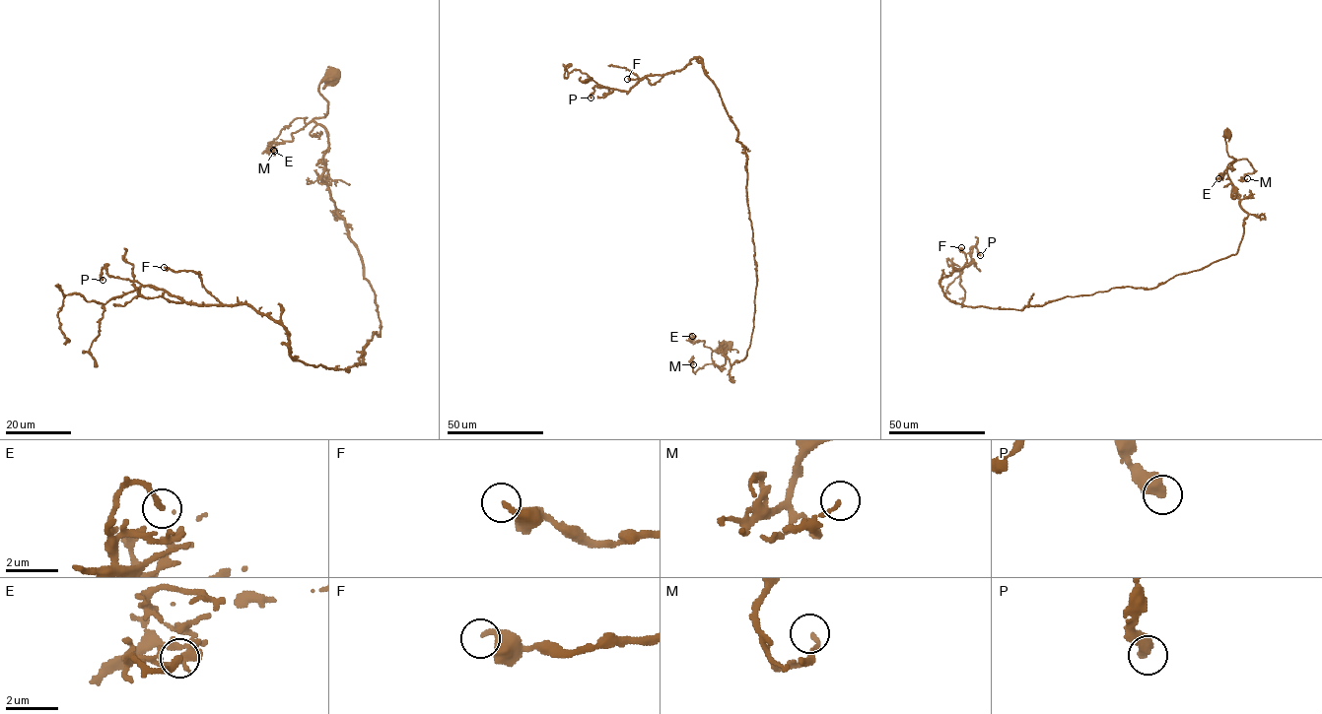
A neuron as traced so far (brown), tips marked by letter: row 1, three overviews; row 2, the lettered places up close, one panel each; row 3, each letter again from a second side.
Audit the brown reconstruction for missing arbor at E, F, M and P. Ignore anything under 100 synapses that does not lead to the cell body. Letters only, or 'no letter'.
no letter

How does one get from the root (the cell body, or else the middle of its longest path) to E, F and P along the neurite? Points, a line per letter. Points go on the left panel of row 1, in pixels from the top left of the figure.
E: (331, 76), (318, 89), (327, 102), (325, 115), (293, 132), (291, 141), (270, 143), (267, 150), (273, 150)
F: (331, 76), (313, 119), (378, 305), (363, 364), (297, 361), (279, 324), (164, 267)
P: (331, 76), (313, 119), (378, 305), (363, 364), (296, 360), (245, 304), (188, 304), (108, 264), (103, 280)

